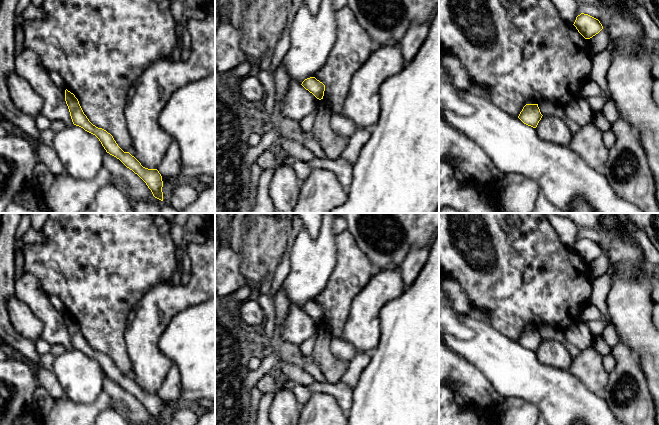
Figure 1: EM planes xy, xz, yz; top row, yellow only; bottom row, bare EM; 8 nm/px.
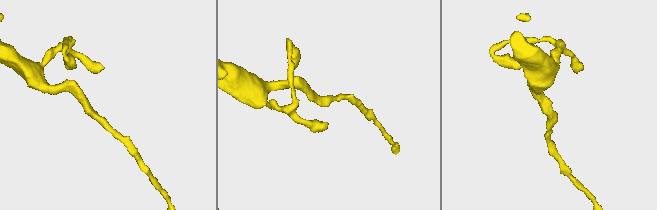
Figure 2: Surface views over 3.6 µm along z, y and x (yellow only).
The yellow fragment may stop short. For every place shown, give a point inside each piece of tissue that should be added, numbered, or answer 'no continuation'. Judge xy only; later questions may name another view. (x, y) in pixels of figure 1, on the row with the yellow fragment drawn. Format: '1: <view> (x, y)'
no continuation

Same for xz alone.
no continuation

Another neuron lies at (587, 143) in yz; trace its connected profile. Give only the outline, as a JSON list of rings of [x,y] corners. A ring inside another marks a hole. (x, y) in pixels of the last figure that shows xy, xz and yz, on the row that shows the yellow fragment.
[[[591,122],[571,135],[568,145],[568,148],[581,157],[587,165],[599,171],[604,167],[609,156],[609,149],[603,143],[602,134]]]

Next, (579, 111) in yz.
[[[578,98],[563,107],[566,116],[576,124],[586,126],[591,123],[595,109],[593,109],[585,98]]]

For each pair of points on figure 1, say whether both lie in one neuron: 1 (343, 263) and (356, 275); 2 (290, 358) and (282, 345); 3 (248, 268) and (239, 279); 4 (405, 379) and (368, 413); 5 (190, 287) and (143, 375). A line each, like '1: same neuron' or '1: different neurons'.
1: same neuron
2: same neuron
3: different neurons
4: same neuron
5: same neuron

